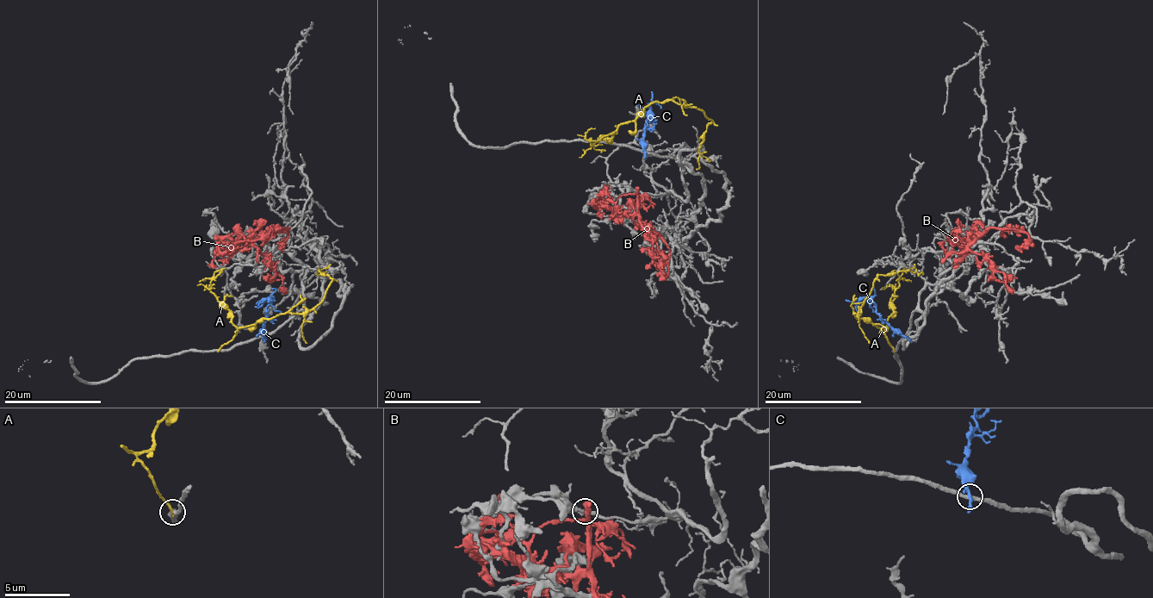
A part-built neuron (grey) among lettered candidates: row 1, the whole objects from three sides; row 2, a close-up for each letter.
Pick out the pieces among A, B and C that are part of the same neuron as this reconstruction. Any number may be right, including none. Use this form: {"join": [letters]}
{"join": []}

